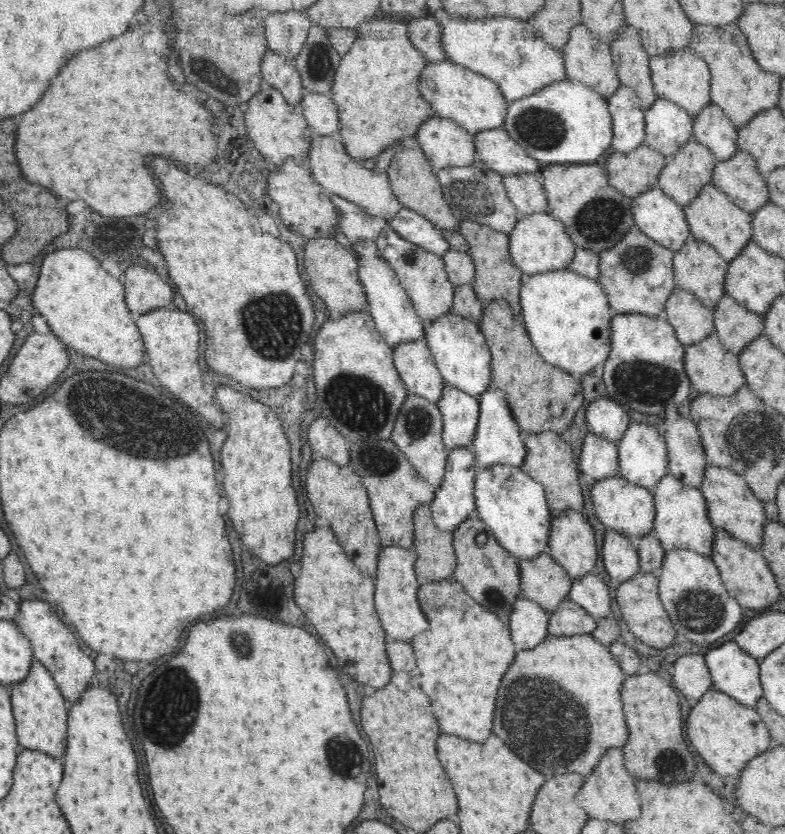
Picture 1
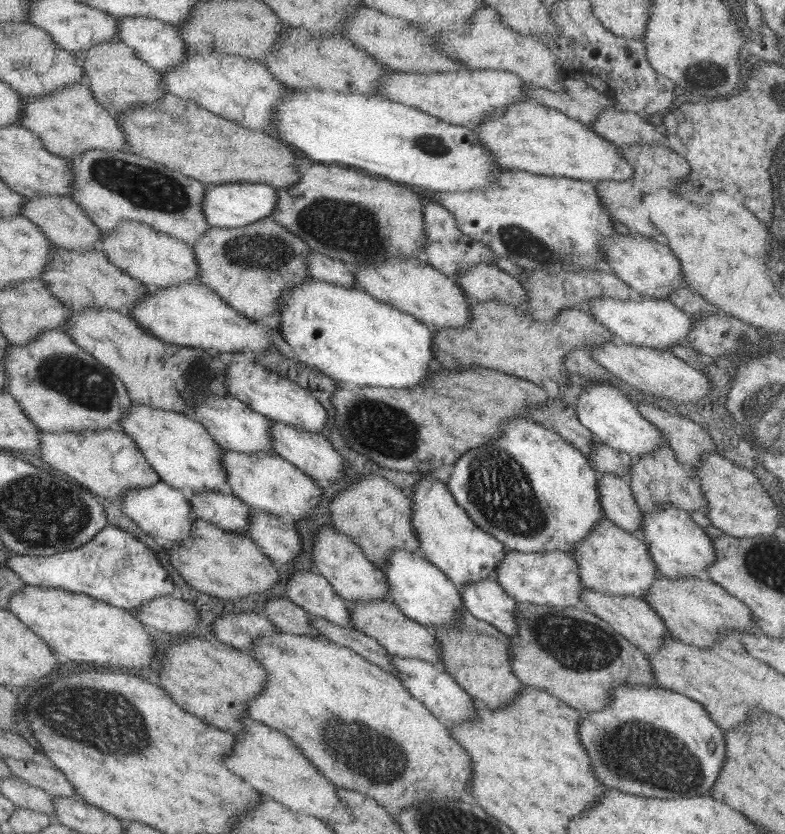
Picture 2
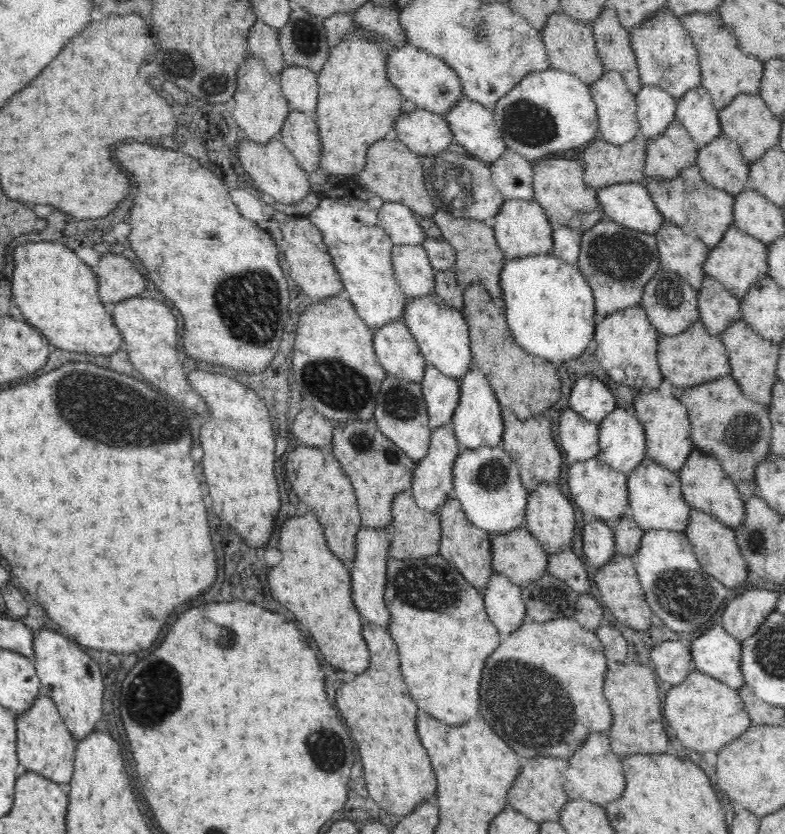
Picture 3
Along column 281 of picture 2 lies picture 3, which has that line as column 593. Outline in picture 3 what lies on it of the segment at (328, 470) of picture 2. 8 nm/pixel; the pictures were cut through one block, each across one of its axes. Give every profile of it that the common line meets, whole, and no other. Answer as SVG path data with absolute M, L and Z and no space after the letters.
M564 411L560 419L560 446L566 466L599 456L599 426L574 411Z

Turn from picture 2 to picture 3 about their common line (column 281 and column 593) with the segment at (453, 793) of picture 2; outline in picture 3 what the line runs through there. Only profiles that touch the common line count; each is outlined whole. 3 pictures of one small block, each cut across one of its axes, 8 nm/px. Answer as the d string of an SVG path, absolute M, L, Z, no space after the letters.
M527 618L516 632L502 640L499 648L486 662L480 690L480 714L494 728L494 732L498 732L498 736L520 756L532 759L555 757L568 762L590 734L608 734L611 728L612 711L603 689L606 659L596 632L586 630L575 618L558 618L542 623Z

